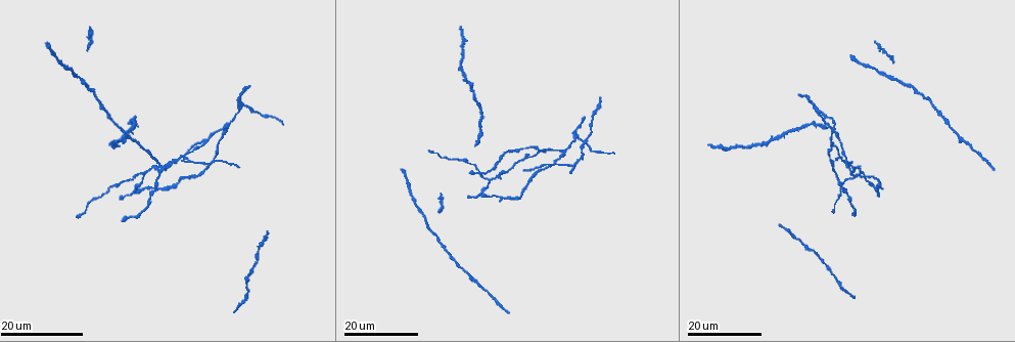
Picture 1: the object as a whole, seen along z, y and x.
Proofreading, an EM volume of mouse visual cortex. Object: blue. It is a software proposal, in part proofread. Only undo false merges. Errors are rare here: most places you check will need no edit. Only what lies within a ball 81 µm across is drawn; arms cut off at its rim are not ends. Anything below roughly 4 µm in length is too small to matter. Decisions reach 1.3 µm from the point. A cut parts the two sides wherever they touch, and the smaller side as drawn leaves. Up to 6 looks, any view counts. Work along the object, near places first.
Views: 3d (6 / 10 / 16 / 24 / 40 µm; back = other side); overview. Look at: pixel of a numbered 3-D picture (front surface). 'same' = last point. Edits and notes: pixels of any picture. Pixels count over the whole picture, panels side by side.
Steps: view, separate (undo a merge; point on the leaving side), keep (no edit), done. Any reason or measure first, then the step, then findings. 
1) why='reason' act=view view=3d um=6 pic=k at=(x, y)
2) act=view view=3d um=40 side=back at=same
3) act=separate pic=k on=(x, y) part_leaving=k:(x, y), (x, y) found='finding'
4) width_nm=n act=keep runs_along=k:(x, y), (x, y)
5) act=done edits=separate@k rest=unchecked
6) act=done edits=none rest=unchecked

act=view view=3d um=16 pic=1 at=(244, 105)

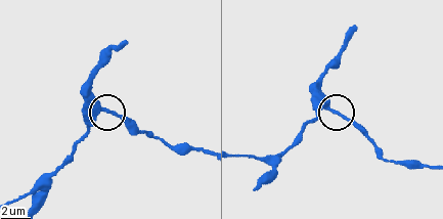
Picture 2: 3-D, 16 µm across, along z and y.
act=view view=3d um=6 pic=2 at=(332, 110)

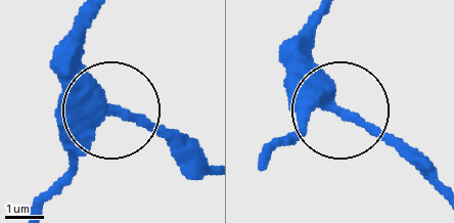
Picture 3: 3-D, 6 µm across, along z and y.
act=keep runs_along=3:(38, 201), (103, 113), (60, 57) found='all the same neuron'

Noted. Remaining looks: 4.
act=view view=3d um=16 pic=1 at=(205, 144)

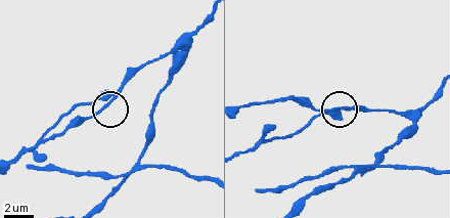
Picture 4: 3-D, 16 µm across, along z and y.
act=view view=3d um=6 pic=4 at=(333, 107)

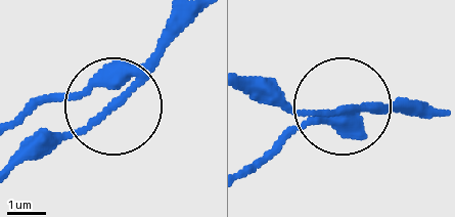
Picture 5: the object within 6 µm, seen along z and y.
why='other side' act=view view=3d um=6 side=back pic=5 at=(113, 106)

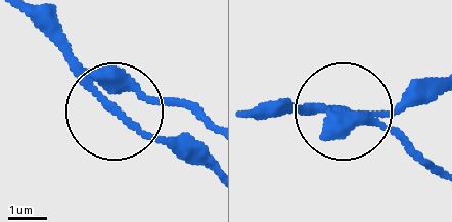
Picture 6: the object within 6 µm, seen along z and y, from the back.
side_arm_um=63 act=keep found='all the same neuron'

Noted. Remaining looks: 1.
act=done edits=none rest=unchecked

